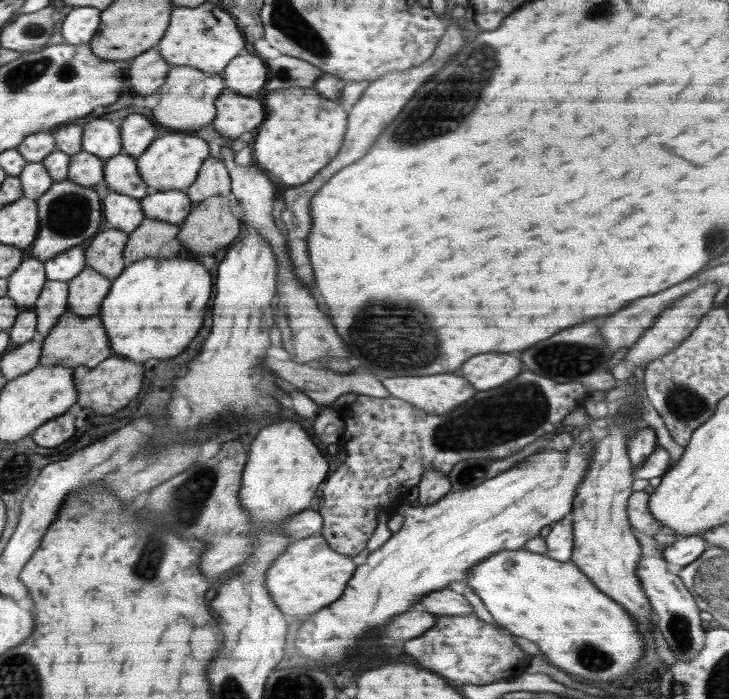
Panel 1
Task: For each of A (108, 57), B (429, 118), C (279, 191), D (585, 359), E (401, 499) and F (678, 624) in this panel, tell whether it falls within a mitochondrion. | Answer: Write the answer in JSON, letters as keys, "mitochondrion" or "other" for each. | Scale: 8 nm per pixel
{"A":"other","B":"mitochondrion","C":"other","D":"mitochondrion","E":"other","F":"mitochondrion"}

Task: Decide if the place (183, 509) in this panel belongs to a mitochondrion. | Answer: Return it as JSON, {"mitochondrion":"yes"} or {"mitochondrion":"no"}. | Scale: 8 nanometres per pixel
{"mitochondrion":"yes"}

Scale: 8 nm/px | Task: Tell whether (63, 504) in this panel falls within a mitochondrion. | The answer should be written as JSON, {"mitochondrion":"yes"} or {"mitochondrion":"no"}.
{"mitochondrion":"no"}

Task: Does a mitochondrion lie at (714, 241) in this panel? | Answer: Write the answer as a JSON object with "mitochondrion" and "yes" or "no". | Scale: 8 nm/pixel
{"mitochondrion":"yes"}

